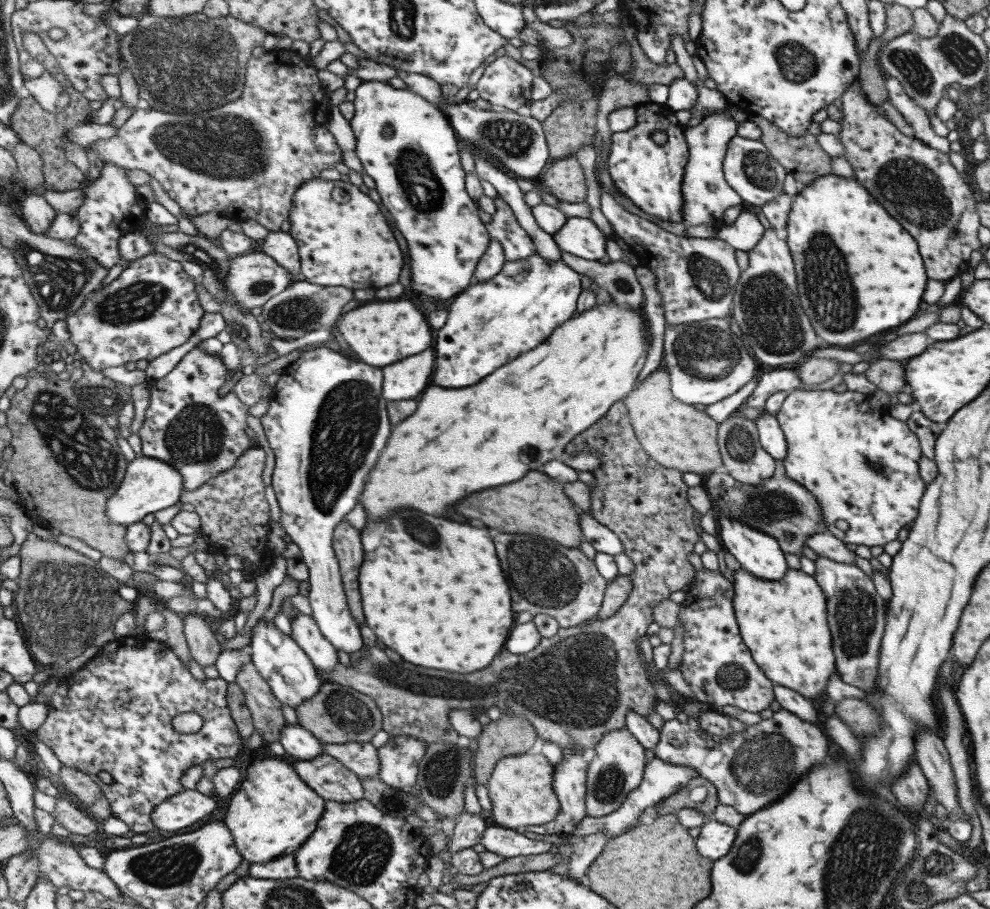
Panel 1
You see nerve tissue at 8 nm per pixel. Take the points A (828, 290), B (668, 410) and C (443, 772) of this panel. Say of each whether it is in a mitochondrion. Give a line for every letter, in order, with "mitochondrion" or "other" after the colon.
A: mitochondrion
B: other
C: mitochondrion

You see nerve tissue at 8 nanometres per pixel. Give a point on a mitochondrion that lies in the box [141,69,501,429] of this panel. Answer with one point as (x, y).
(225, 146)

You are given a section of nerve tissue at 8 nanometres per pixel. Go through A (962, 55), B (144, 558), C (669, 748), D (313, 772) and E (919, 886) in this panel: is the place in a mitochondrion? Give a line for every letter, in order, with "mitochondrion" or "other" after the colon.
A: mitochondrion
B: other
C: other
D: other
E: mitochondrion

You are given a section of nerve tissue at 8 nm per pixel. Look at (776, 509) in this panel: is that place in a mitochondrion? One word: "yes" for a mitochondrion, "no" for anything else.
yes

